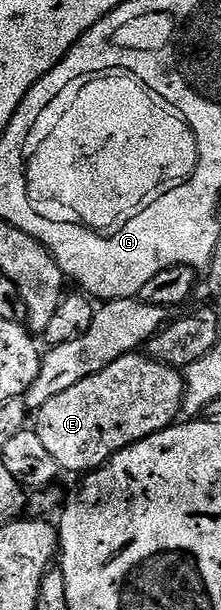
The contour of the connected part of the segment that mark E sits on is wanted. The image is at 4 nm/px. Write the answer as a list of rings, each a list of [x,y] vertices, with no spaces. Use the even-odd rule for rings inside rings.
[[[137,351],[124,358],[116,358],[116,362],[112,362],[112,366],[104,366],[100,374],[92,374],[92,378],[84,378],[84,382],[76,382],[76,386],[64,390],[64,394],[56,394],[52,402],[44,402],[44,406],[36,412],[38,416],[36,431],[40,442],[44,442],[48,454],[56,458],[59,469],[63,473],[89,474],[120,450],[171,427],[179,419],[182,399],[185,396],[186,382],[179,369],[161,364],[159,360]]]

